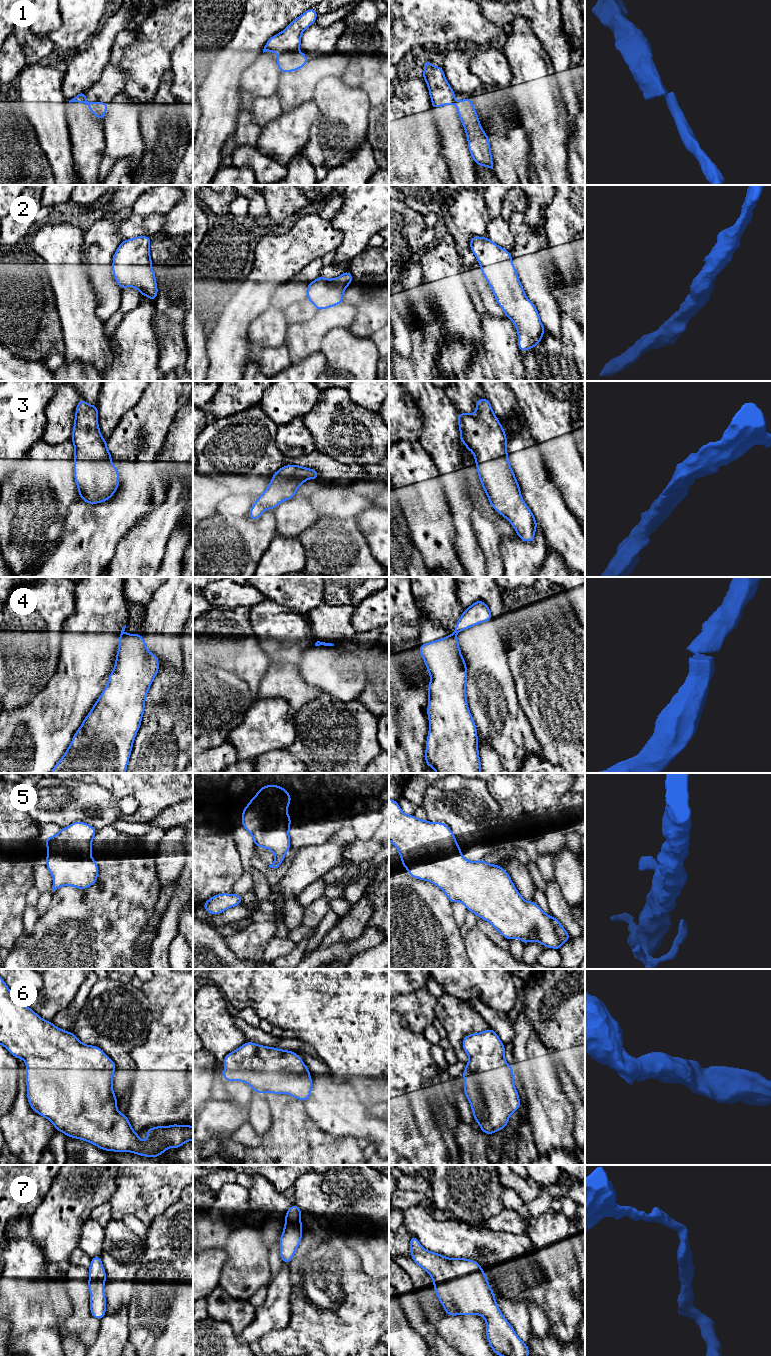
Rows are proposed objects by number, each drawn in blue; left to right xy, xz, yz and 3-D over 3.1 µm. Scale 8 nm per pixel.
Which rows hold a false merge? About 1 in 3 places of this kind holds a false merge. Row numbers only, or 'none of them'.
1, 4, 7

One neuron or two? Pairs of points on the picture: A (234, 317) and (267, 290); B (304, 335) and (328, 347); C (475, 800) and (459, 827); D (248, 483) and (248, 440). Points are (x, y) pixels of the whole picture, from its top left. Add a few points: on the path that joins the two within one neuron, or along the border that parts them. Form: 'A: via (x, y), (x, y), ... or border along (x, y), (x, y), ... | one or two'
A: via (242, 309), (259, 295) | one
B: border along (337, 327), (331, 328), (325, 334), (320, 350) | two
C: via (468, 807), (465, 810), (463, 820) | one
D: via (248, 472), (248, 451) | one

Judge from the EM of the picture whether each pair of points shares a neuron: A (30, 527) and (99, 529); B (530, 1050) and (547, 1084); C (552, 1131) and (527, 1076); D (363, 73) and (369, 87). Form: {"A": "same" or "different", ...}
{"A": "different", "B": "same", "C": "same", "D": "different"}

